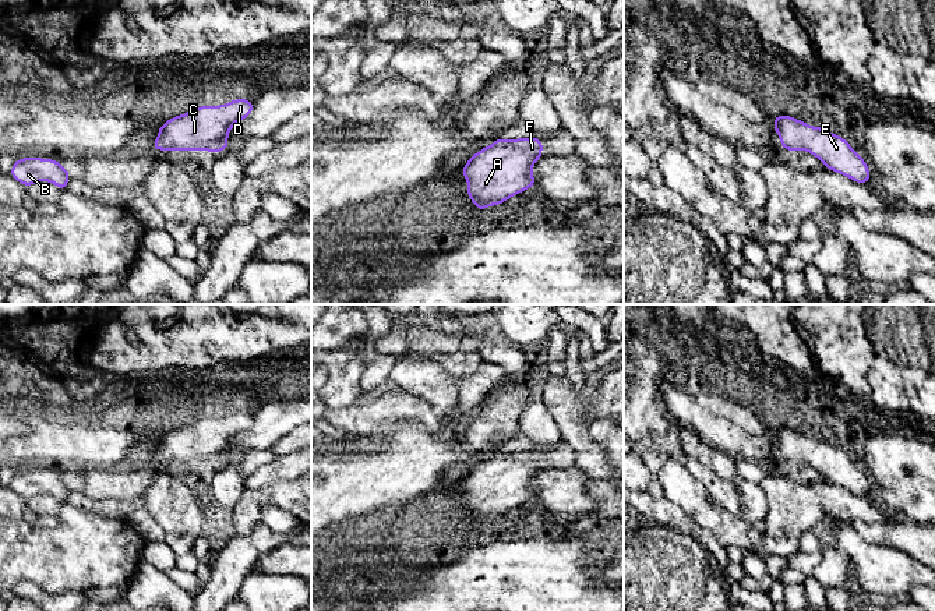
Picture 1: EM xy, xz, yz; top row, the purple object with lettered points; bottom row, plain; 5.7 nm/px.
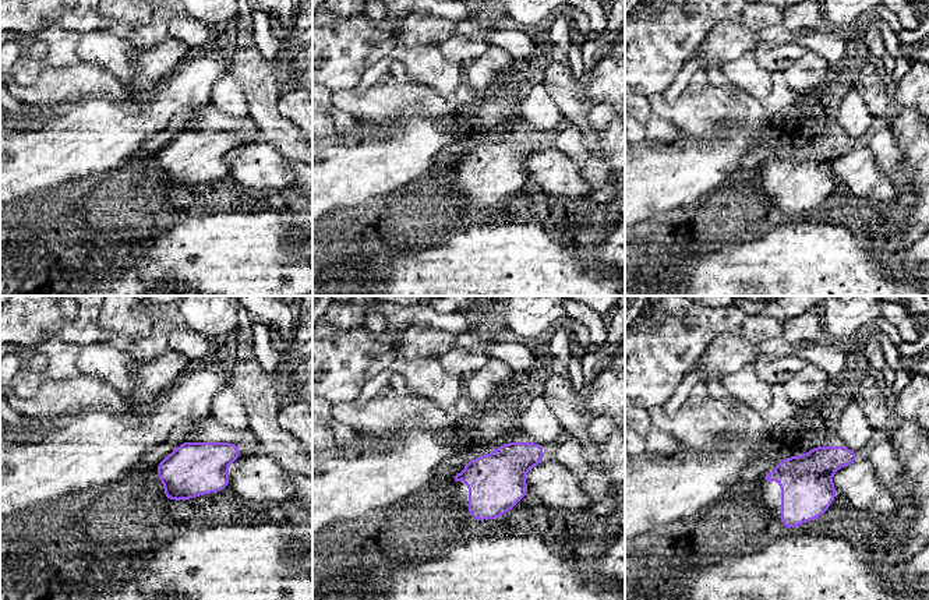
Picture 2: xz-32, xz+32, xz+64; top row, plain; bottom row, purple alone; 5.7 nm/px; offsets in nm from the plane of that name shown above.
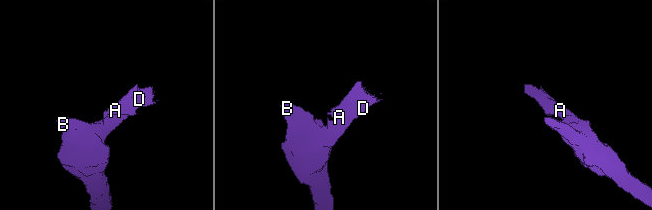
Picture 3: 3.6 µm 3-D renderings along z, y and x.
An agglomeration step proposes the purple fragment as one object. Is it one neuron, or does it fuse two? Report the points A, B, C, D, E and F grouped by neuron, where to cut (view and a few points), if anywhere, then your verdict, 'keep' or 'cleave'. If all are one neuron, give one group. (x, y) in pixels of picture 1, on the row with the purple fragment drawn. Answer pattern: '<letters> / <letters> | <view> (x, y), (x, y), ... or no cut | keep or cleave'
A B C D E F | no cut | keep

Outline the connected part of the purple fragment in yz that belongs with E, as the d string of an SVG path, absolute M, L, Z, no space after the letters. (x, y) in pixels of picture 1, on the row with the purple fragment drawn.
M787 114L772 117L783 151L808 151L832 172L858 184L869 184L871 172L851 145L826 128L808 126Z

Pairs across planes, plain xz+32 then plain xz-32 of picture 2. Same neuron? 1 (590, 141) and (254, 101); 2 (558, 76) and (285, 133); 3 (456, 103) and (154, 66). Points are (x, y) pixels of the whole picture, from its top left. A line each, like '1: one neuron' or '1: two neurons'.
1: one neuron
2: one neuron
3: two neurons

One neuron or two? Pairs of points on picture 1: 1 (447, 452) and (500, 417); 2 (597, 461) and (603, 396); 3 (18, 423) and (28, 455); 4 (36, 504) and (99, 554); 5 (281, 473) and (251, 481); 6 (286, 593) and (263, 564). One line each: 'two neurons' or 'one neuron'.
1: one neuron
2: two neurons
3: two neurons
4: two neurons
5: one neuron
6: two neurons

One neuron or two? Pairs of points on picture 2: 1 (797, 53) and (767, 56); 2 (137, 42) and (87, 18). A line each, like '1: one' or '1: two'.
1: one
2: one

